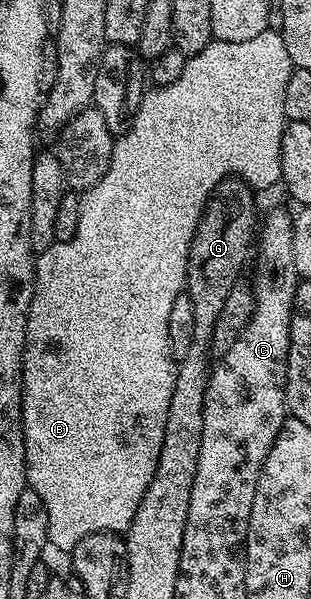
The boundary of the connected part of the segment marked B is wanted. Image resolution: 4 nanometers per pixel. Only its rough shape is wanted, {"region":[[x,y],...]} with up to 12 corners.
{"region":[[275,30],[146,89],[36,255],[25,481],[128,531],[210,194],[281,182]]}

